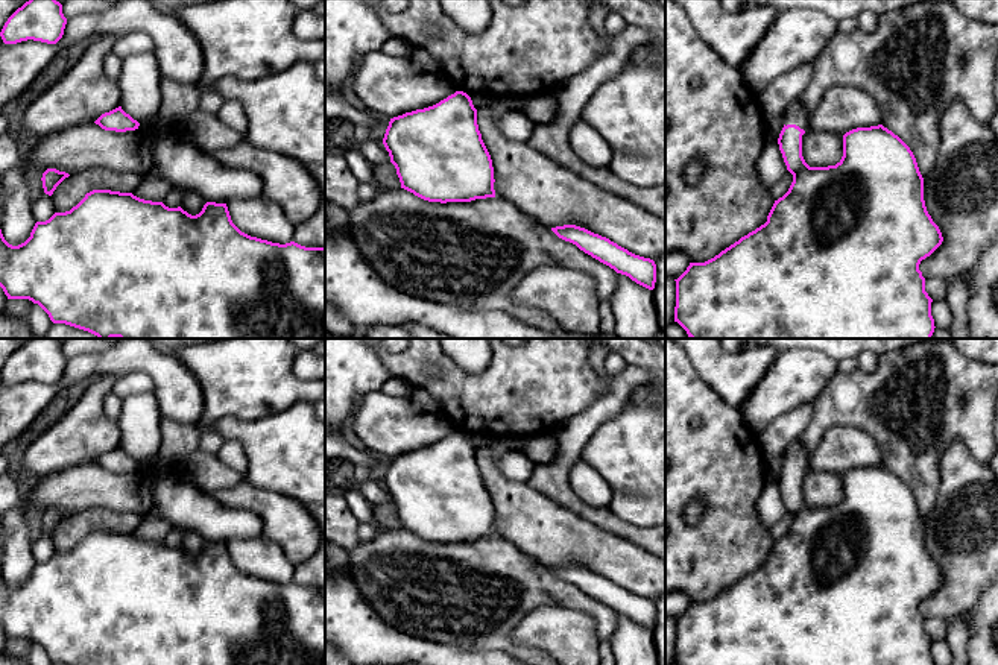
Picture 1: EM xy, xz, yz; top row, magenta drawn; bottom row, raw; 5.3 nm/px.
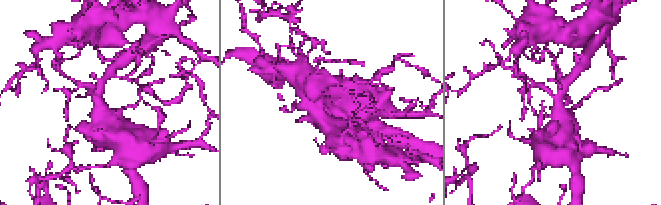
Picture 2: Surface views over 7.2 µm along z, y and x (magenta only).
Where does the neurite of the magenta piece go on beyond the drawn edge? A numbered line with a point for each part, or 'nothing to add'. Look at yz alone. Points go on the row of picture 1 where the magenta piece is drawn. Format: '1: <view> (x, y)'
1: yz (795, 113)

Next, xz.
nothing to add

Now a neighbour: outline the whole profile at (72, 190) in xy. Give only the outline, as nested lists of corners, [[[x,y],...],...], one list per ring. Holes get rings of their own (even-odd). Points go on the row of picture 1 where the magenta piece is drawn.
[[[103,167],[76,172],[65,178],[50,196],[55,213],[70,211],[93,190],[134,193],[143,176],[134,172],[114,172]]]

